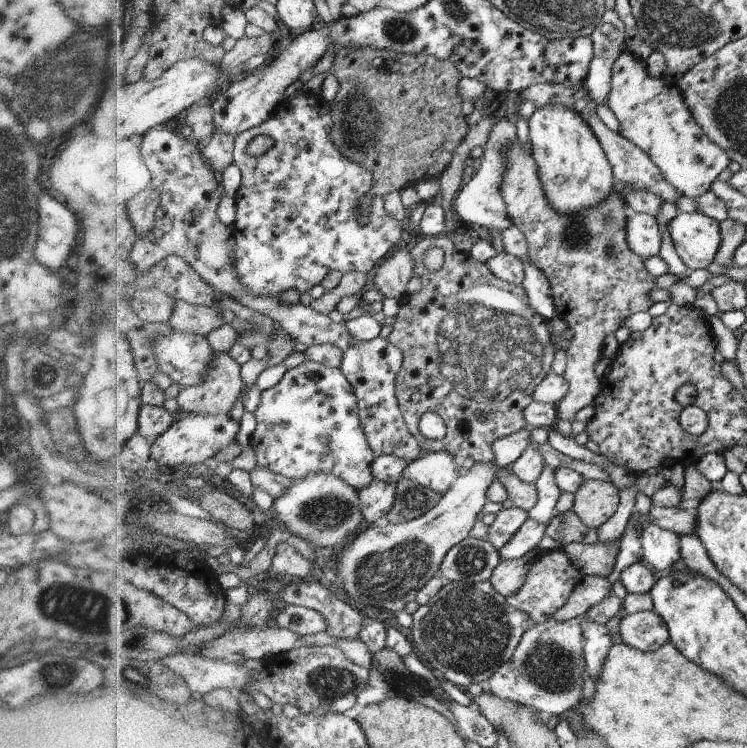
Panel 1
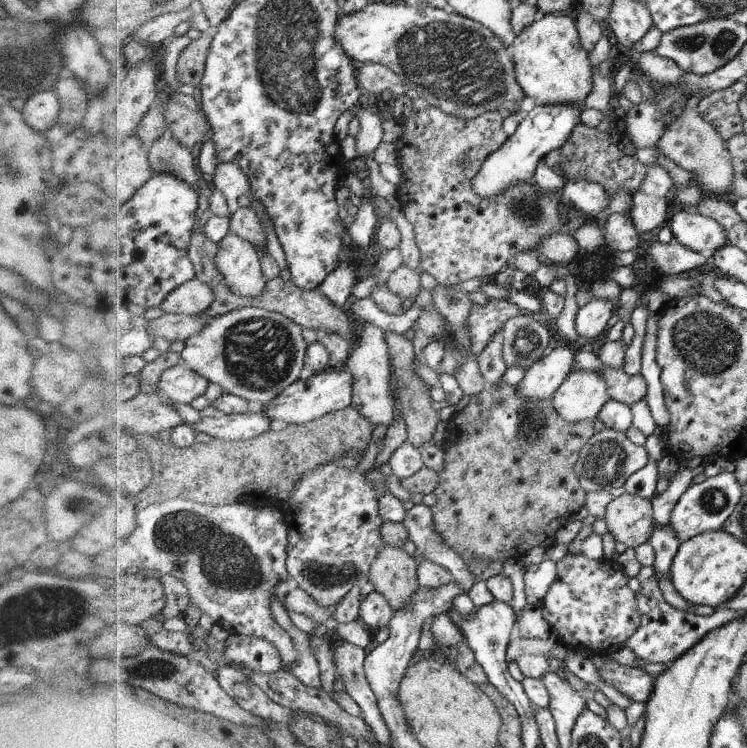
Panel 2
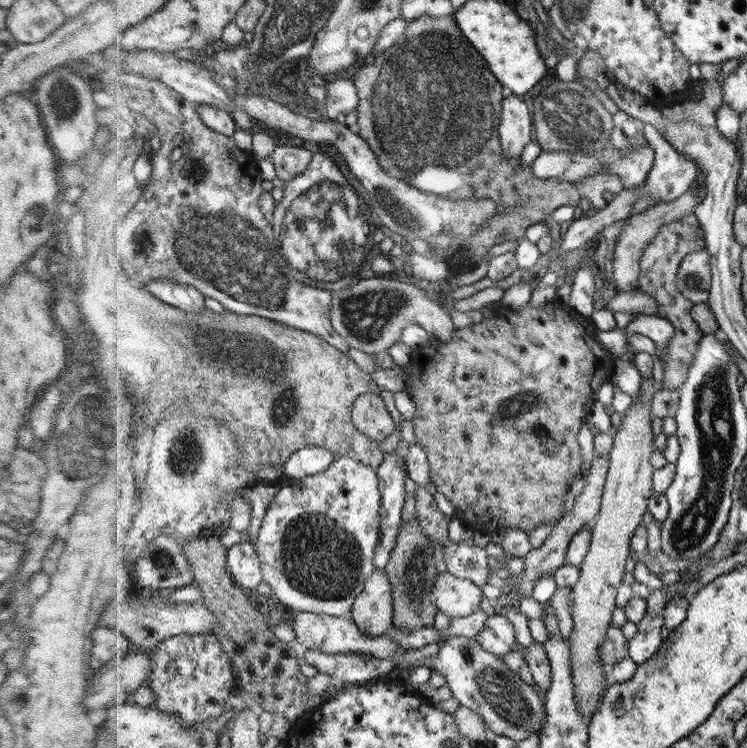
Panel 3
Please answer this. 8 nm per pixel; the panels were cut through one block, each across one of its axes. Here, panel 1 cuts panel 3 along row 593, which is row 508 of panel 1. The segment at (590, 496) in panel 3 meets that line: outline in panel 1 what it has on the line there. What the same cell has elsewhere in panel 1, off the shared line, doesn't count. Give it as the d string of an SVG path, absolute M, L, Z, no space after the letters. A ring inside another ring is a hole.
M498 467L495 478L504 485L514 507L526 511L532 510L539 496L535 483L520 480L513 471L510 472L506 467Z

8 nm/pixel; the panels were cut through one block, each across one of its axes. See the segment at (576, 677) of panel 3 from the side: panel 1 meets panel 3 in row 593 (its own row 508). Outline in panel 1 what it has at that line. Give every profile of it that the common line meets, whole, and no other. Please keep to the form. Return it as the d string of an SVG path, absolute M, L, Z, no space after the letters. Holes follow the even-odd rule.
M585 479L574 492L571 508L588 528L597 529L615 514L618 506L618 488L610 481Z

